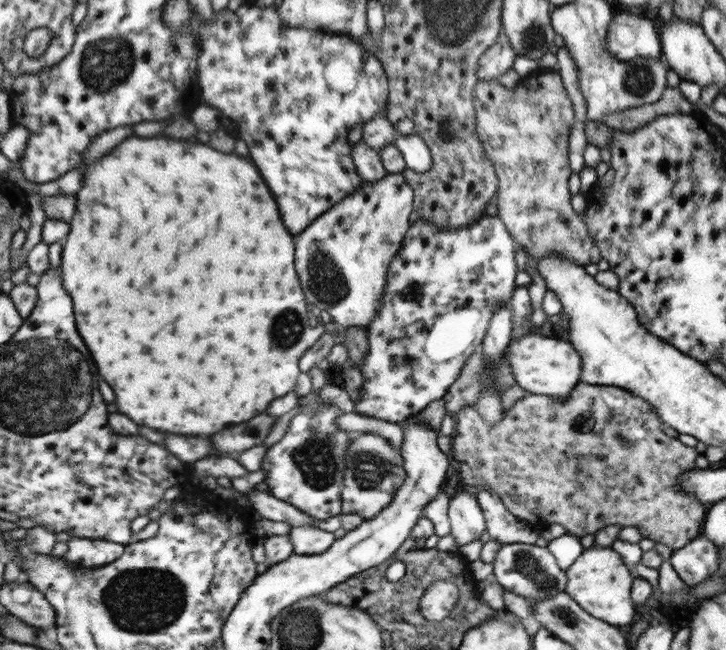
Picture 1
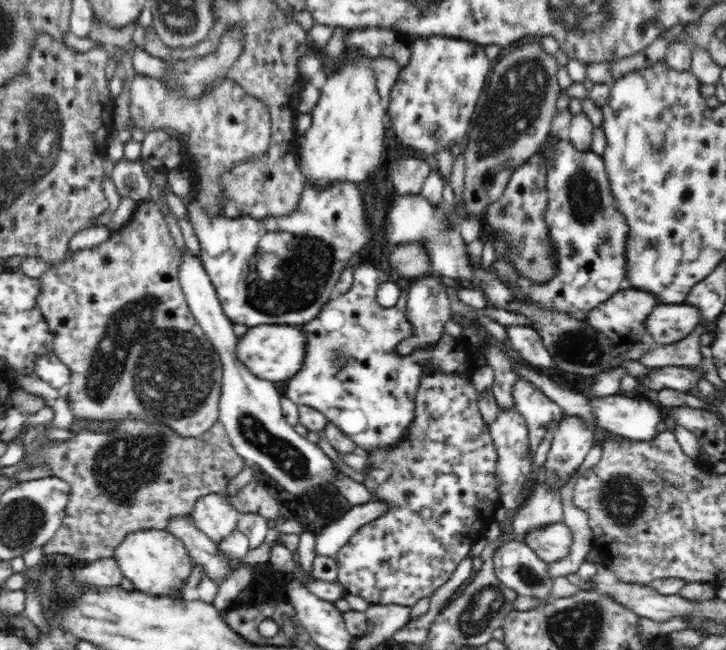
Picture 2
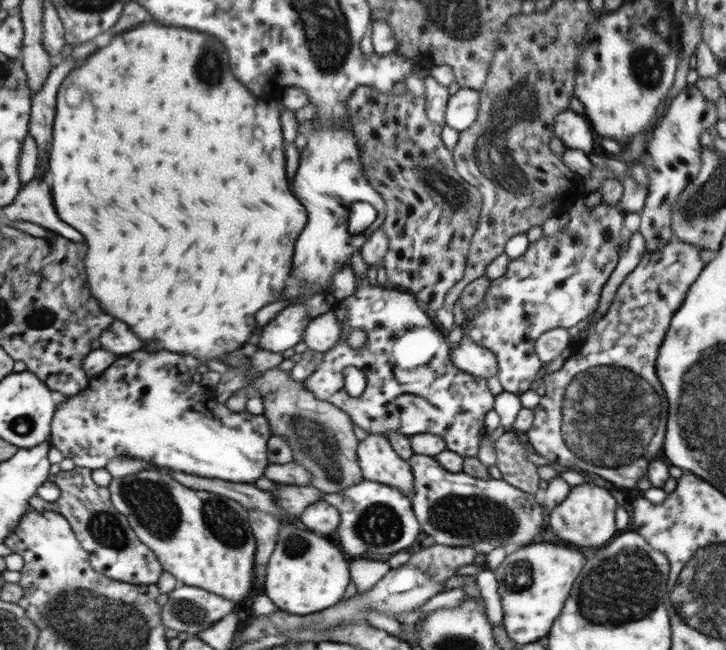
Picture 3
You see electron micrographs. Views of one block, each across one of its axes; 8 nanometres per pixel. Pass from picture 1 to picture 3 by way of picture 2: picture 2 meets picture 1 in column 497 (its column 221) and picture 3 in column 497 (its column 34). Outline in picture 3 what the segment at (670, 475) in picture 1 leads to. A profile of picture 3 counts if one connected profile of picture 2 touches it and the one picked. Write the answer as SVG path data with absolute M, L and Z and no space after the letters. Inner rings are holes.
M502 432L500 438L495 440L496 466L502 473L502 478L510 485L535 494L540 484L538 468L528 462L526 446L516 438L516 433Z

